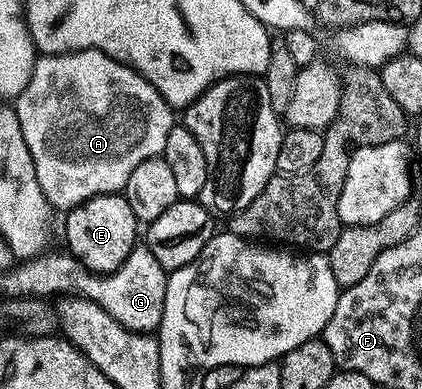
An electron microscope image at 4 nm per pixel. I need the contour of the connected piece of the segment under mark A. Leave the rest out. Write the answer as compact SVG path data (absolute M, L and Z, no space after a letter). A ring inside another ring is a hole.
M80 49L74 53L62 53L56 58L57 66L53 69L53 78L49 81L49 97L53 100L53 110L49 113L49 125L47 121L47 141L51 146L52 156L57 156L57 189L61 192L61 197L66 201L66 206L81 207L86 202L92 201L94 197L108 197L122 192L121 189L133 177L133 172L140 170L146 161L160 158L164 154L165 148L169 145L169 138L174 132L173 116L175 110L172 105L168 105L163 99L163 95L151 84L142 73L136 69L125 65L121 61L116 61L112 54L104 53L98 49Z

